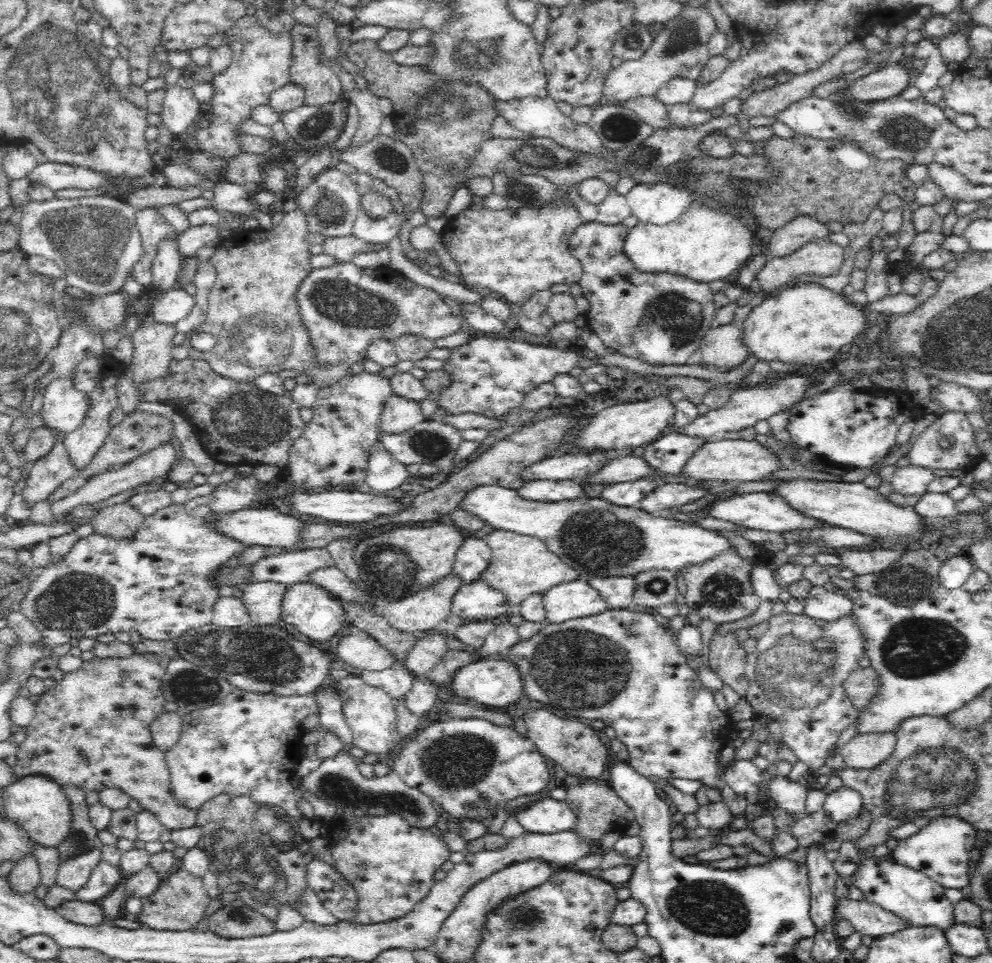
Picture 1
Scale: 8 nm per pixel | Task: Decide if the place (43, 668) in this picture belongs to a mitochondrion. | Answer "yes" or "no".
no

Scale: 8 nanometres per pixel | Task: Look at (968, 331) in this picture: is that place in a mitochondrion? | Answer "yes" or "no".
yes

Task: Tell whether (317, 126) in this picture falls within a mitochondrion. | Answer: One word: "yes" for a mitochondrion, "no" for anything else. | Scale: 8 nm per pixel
yes

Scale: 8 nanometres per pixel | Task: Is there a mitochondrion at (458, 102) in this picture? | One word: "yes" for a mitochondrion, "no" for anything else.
yes

